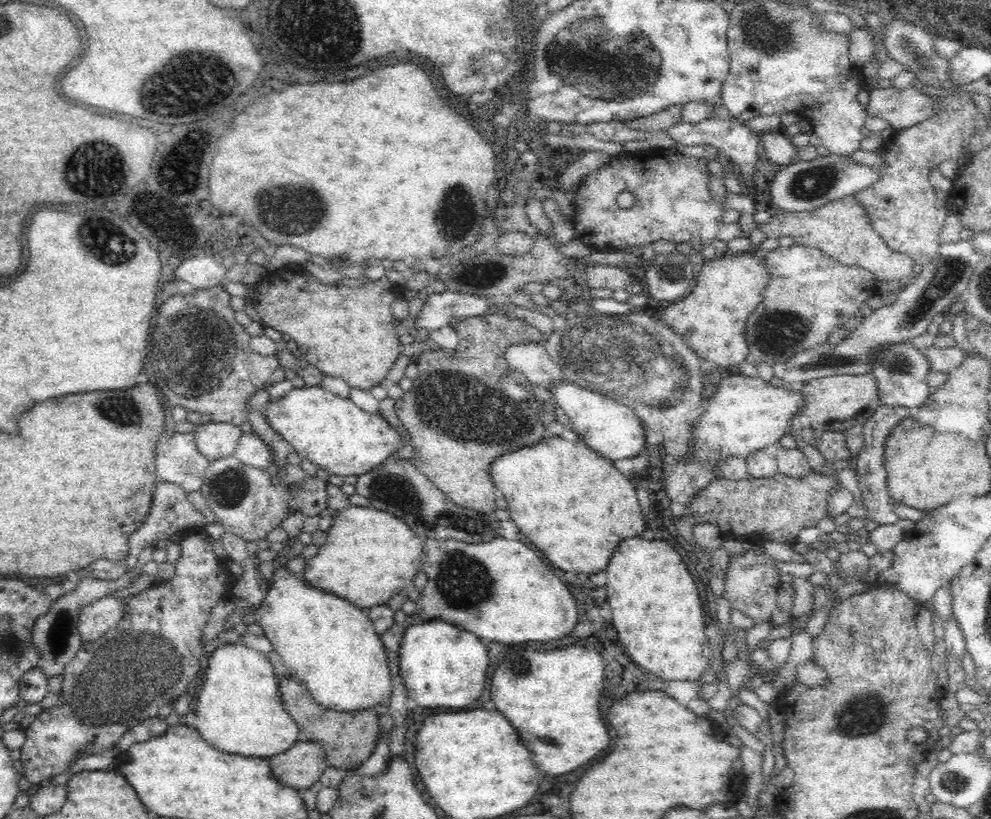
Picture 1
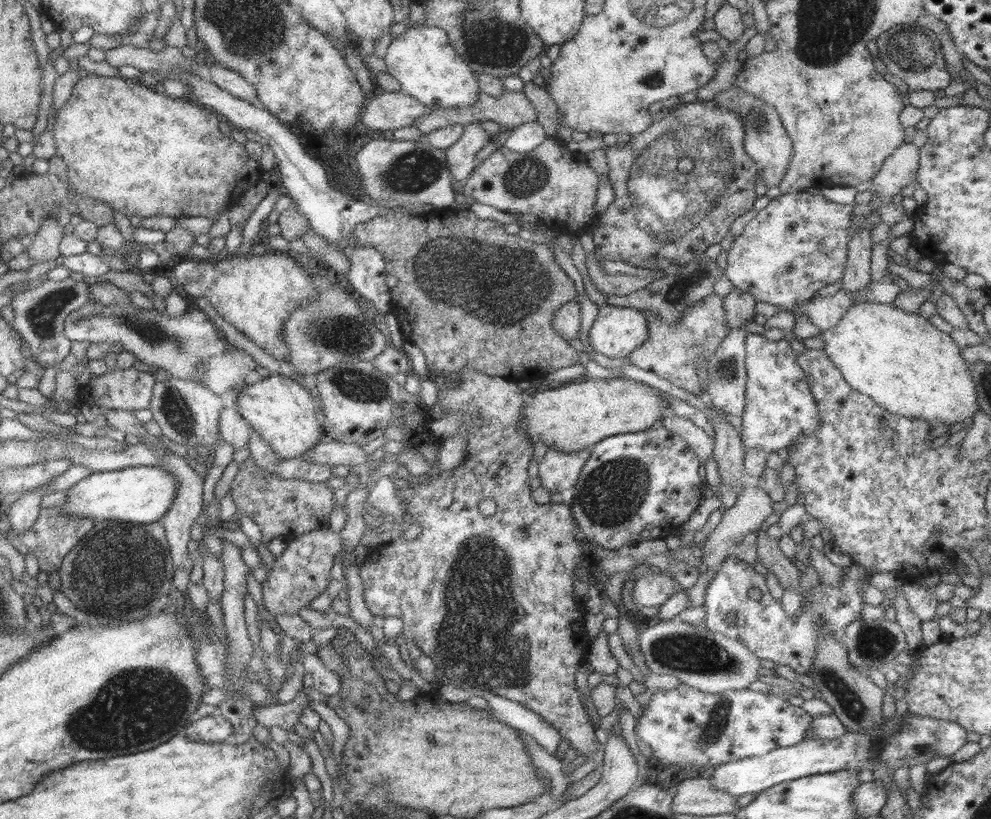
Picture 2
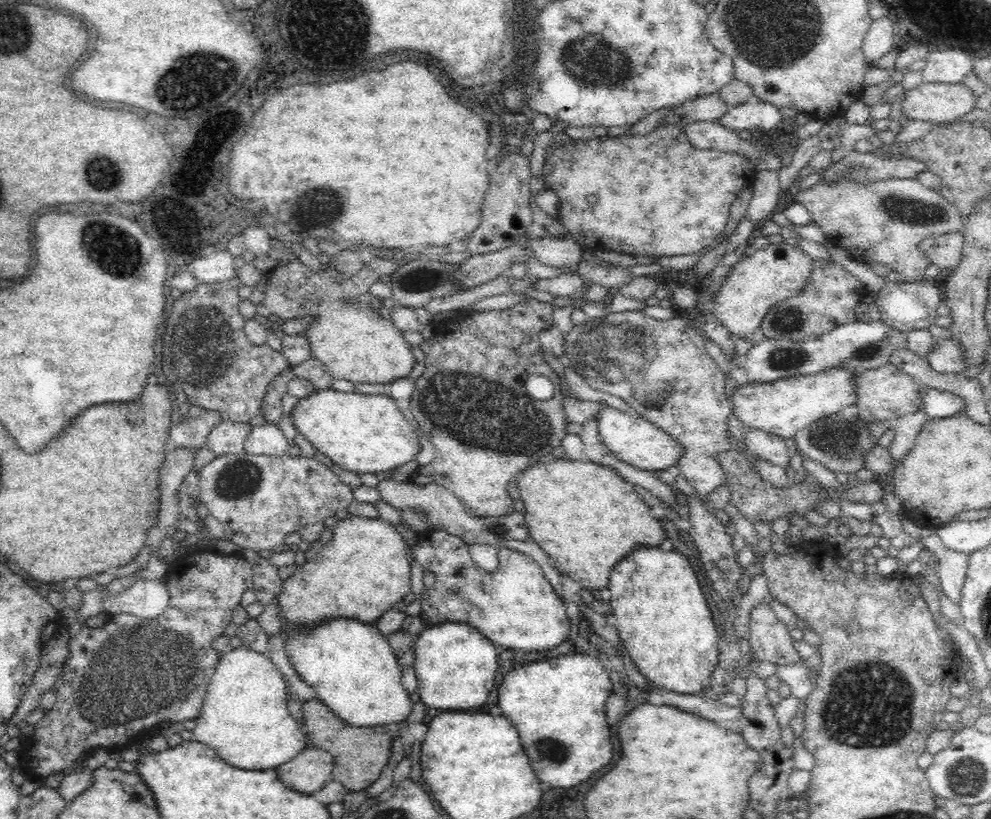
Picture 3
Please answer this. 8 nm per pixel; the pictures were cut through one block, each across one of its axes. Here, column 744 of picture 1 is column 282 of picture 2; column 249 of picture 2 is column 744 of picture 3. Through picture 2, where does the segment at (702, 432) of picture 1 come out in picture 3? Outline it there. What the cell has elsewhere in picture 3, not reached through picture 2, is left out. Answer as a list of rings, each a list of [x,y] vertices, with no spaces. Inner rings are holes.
[[[838,365],[813,375],[794,375],[770,383],[752,382],[750,384],[748,382],[734,390],[734,394],[730,398],[733,405],[732,414],[742,421],[743,425],[764,430],[782,439],[791,438],[799,430],[810,426],[813,422],[819,419],[831,418],[836,413],[843,412],[846,407],[855,406],[857,404],[857,396],[854,378],[856,378],[857,374],[848,373],[846,368]]]

